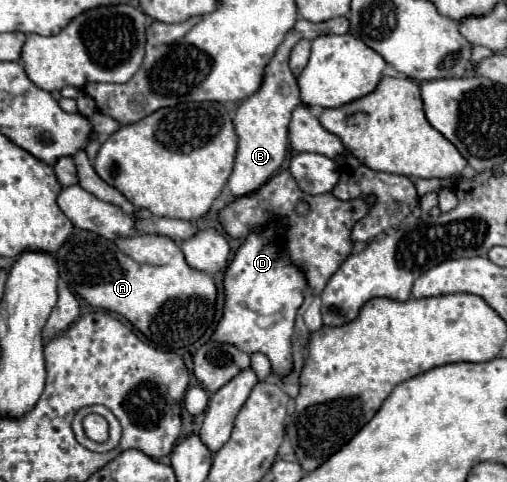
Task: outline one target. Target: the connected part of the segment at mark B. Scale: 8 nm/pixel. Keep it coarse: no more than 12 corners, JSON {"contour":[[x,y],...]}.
{"contour":[[297,19],[233,119],[233,197],[279,173],[301,103],[289,69],[299,39],[347,33],[349,19]]}

